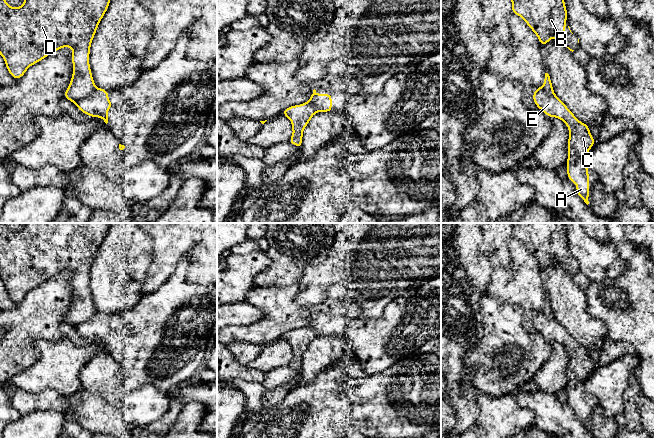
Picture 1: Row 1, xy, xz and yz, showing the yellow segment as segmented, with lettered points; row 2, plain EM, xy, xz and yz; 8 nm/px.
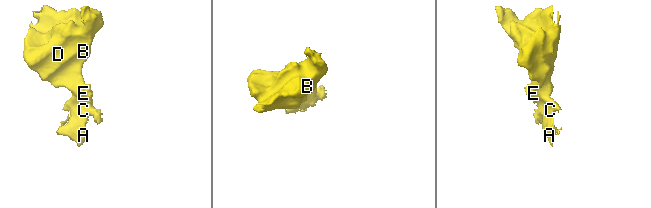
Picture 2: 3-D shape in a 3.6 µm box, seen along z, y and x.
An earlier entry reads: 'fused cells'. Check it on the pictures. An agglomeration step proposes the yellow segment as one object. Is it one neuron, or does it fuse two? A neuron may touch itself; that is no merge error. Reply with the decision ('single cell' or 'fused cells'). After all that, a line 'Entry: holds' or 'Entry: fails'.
fused cells
Entry: holds

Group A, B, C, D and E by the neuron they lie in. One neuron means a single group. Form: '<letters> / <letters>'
A C E / B D

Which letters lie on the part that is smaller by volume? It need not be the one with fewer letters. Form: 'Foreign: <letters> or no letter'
Foreign: A, C, E

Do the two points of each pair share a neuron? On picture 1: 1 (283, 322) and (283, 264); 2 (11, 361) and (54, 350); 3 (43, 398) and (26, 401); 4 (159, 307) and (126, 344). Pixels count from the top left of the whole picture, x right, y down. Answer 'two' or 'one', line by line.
1: one
2: two
3: one
4: one

